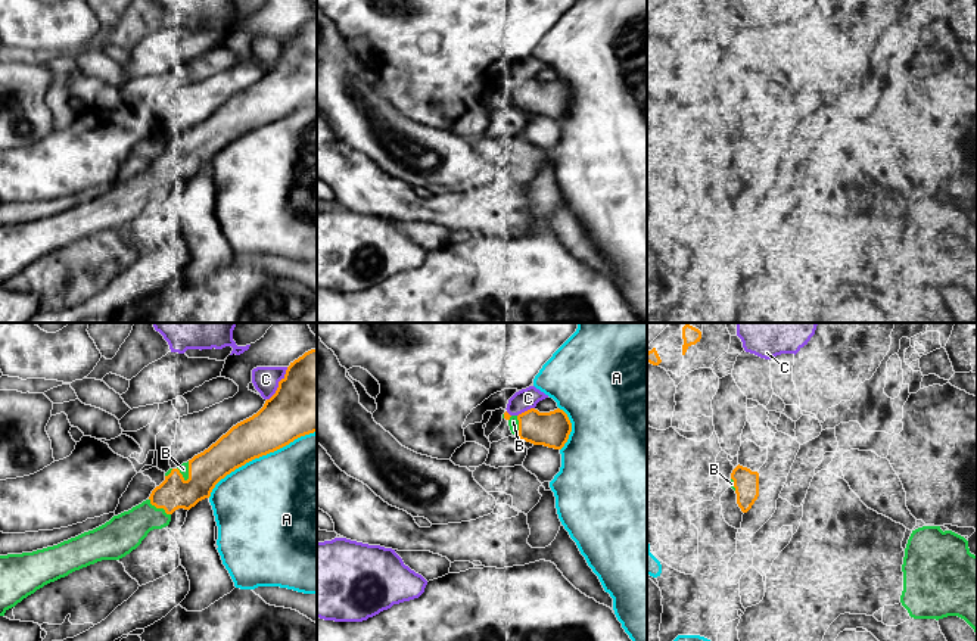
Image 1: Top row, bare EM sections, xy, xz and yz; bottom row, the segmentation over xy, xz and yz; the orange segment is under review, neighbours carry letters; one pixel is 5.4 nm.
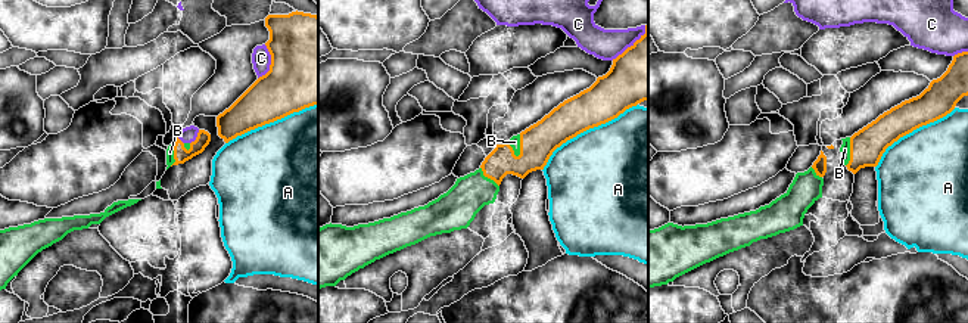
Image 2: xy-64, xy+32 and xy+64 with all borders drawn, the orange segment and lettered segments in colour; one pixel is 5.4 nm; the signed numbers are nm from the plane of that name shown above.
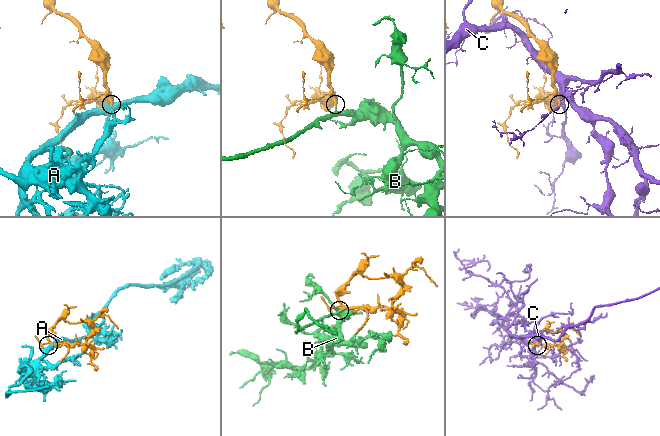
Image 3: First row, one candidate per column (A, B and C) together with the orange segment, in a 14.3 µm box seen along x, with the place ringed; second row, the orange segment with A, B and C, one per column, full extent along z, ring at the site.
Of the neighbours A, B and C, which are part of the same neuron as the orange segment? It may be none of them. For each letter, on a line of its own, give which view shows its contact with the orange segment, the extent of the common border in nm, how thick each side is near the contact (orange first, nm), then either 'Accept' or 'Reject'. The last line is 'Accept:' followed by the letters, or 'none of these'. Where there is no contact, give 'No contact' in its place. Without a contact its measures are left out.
A: Touches orange in xy. Shared border 700 nm. Thickness 260 nm (orange) against 480 nm. Reject
B: Touches orange in xy. Shared border 110 nm. Thickness 190 nm (orange) against 50 nm. Accept
C: Touches orange in xy. Shared border 220 nm. Thickness 400 nm (orange) against 140 nm. Reject
Accept: B

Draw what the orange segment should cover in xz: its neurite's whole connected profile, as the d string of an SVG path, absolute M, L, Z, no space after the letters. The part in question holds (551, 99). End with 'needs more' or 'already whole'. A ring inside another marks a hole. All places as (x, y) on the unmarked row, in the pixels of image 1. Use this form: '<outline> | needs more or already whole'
M530 78L519 85L510 85L505 81L502 88L508 91L514 106L533 115L544 115L554 119L561 119L572 102L572 93L560 78L550 83L539 83Z | needs more

